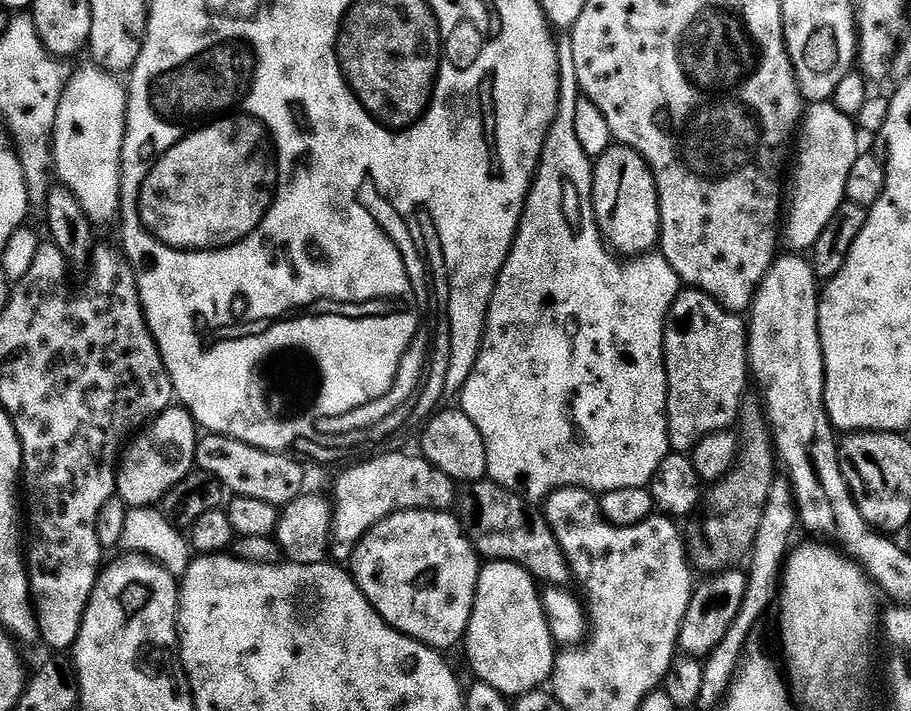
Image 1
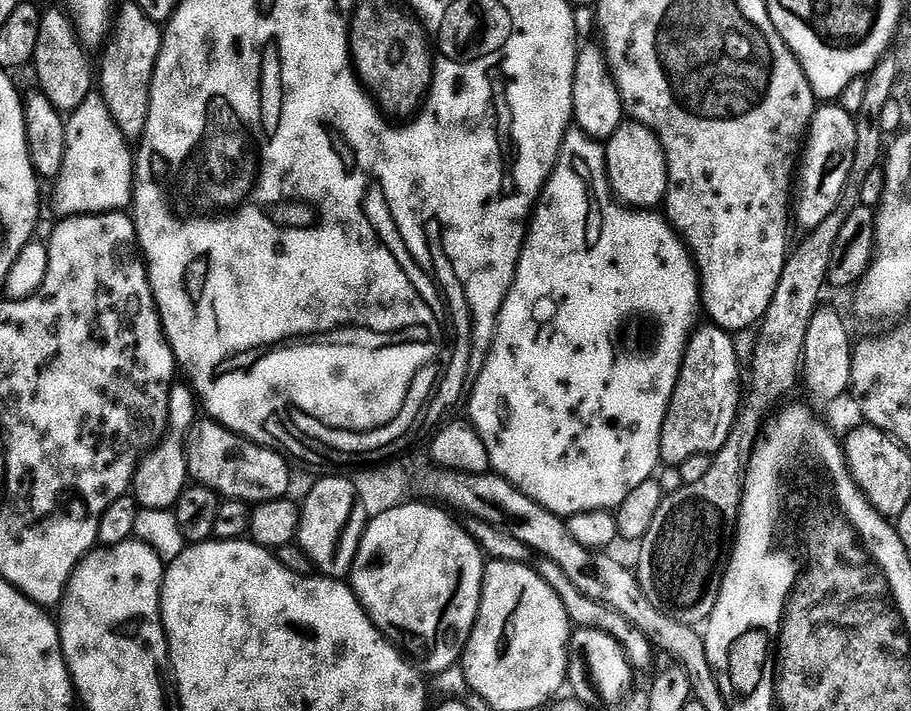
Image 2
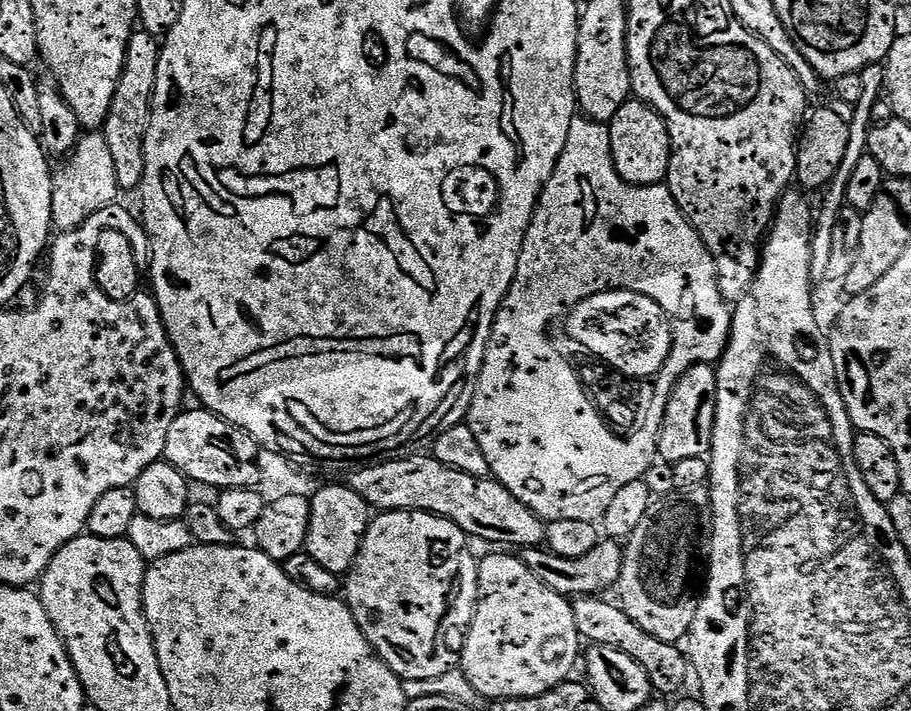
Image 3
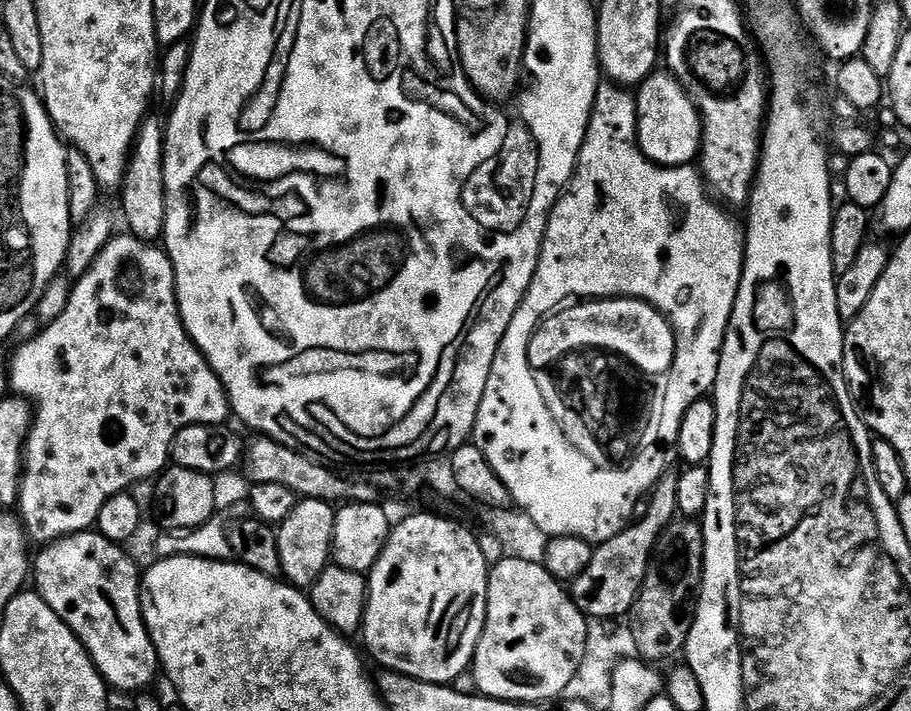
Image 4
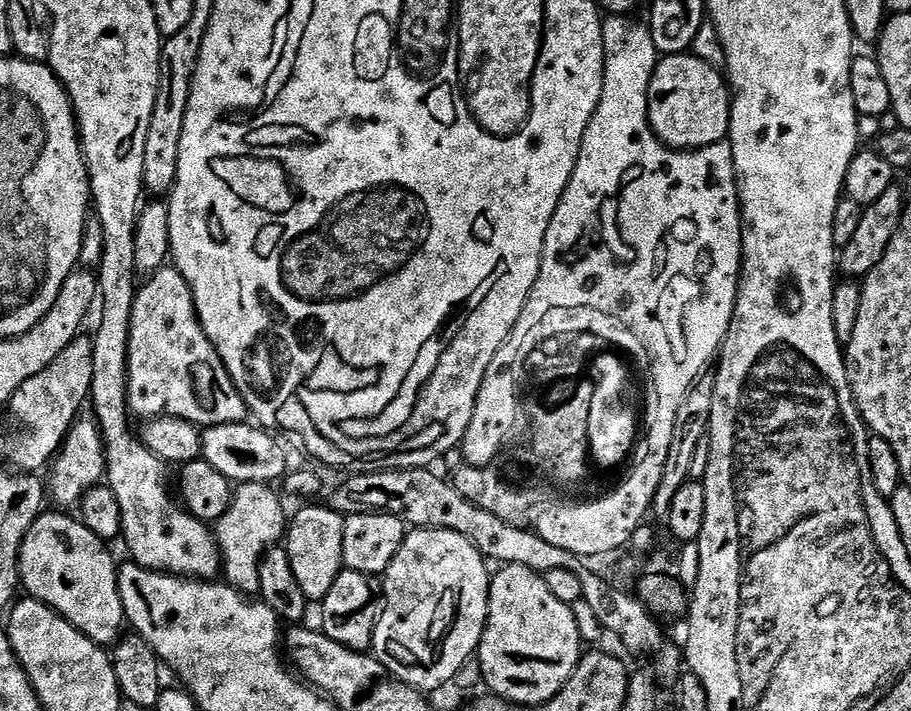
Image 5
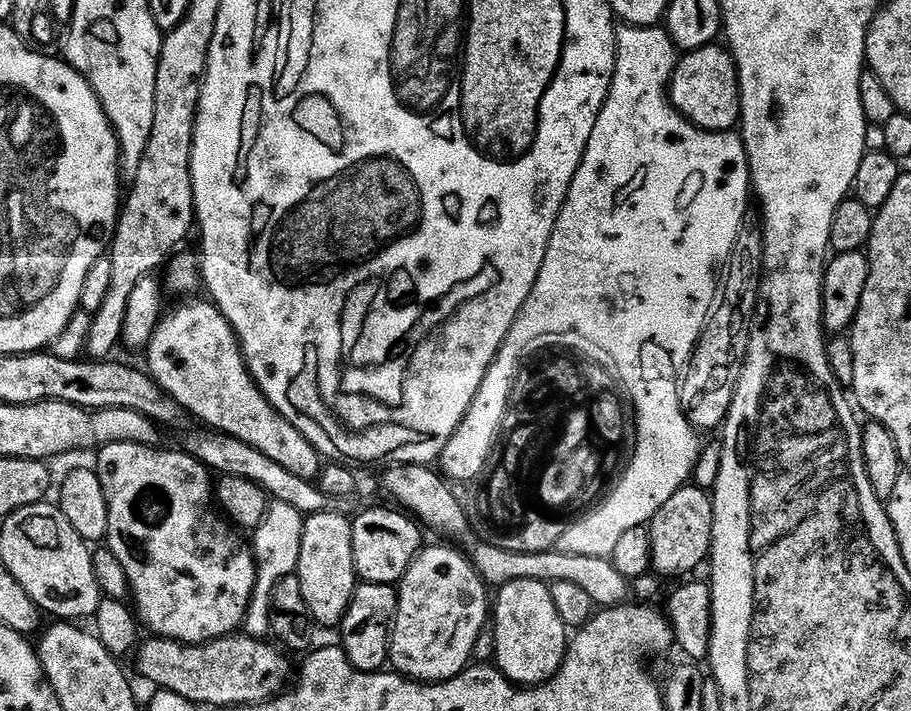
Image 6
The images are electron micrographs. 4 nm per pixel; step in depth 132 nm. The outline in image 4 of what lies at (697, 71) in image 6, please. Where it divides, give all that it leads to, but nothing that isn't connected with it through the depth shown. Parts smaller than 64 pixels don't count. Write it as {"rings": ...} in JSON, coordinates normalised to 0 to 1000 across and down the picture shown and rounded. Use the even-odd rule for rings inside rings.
{"rings":[[[726,98],[717,100],[716,105],[712,107],[711,111],[708,113],[706,118],[701,120],[701,124],[700,124],[700,191],[701,191],[701,195],[703,195],[704,198],[707,198],[707,197],[720,197],[720,195],[723,194],[723,191],[729,191],[729,190],[731,190],[732,186],[742,186],[742,203],[732,203],[732,200],[729,198],[729,197],[720,197],[720,198],[717,200],[717,203],[711,203],[711,204],[710,204],[710,203],[708,201],[708,203],[706,204],[705,212],[706,212],[707,218],[711,221],[712,225],[715,225],[715,226],[717,226],[717,228],[719,228],[719,229],[721,229],[721,231],[728,231],[728,232],[730,232],[730,233],[742,233],[742,232],[755,233],[755,232],[759,232],[759,231],[761,229],[760,224],[762,224],[763,219],[764,219],[764,224],[765,224],[765,221],[767,221],[767,219],[769,218],[769,214],[771,214],[771,165],[769,165],[769,162],[768,162],[768,153],[767,153],[767,150],[766,150],[765,142],[764,142],[763,139],[759,141],[759,138],[755,136],[755,129],[754,129],[754,127],[751,125],[750,121],[746,120],[745,115],[742,114],[740,108],[738,108],[738,107],[732,107],[731,103],[724,101],[724,100],[726,100]]]}

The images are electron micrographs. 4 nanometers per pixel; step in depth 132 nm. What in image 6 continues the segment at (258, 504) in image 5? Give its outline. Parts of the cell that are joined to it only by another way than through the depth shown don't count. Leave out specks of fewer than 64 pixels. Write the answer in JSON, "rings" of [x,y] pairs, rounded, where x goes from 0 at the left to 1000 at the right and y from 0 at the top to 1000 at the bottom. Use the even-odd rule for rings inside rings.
{"rings":[[[299,706],[295,707],[290,733],[279,745],[278,754],[281,755],[276,755],[274,769],[281,785],[281,823],[272,862],[268,866],[267,893],[277,895],[280,900],[299,895],[301,830],[305,830],[305,819],[310,819],[310,813],[324,806],[332,774],[335,730],[335,722],[323,717],[323,712],[314,712],[314,706]]]}

